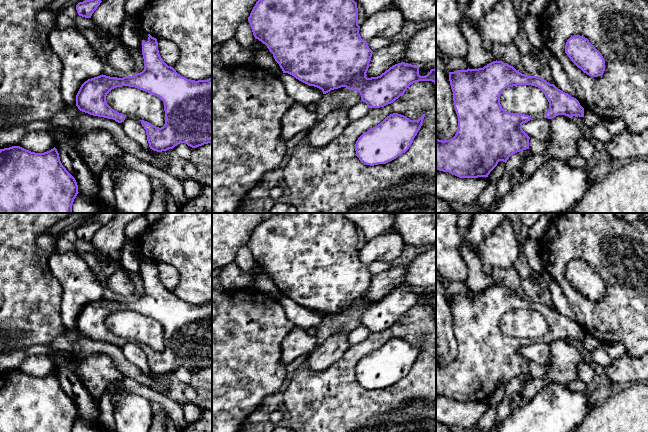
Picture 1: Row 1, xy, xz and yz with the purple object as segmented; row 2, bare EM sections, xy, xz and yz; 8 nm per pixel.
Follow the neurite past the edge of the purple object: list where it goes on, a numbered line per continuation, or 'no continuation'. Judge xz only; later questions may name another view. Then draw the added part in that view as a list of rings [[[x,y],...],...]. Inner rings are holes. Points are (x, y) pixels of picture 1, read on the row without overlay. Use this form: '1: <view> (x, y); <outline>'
no continuation

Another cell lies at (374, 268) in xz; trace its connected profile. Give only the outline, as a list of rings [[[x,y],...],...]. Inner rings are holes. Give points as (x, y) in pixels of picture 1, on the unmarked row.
[[[376,261],[376,262],[371,262],[367,264],[367,267],[369,272],[374,276],[380,272],[389,270],[390,268],[392,268],[392,265],[389,262]]]

